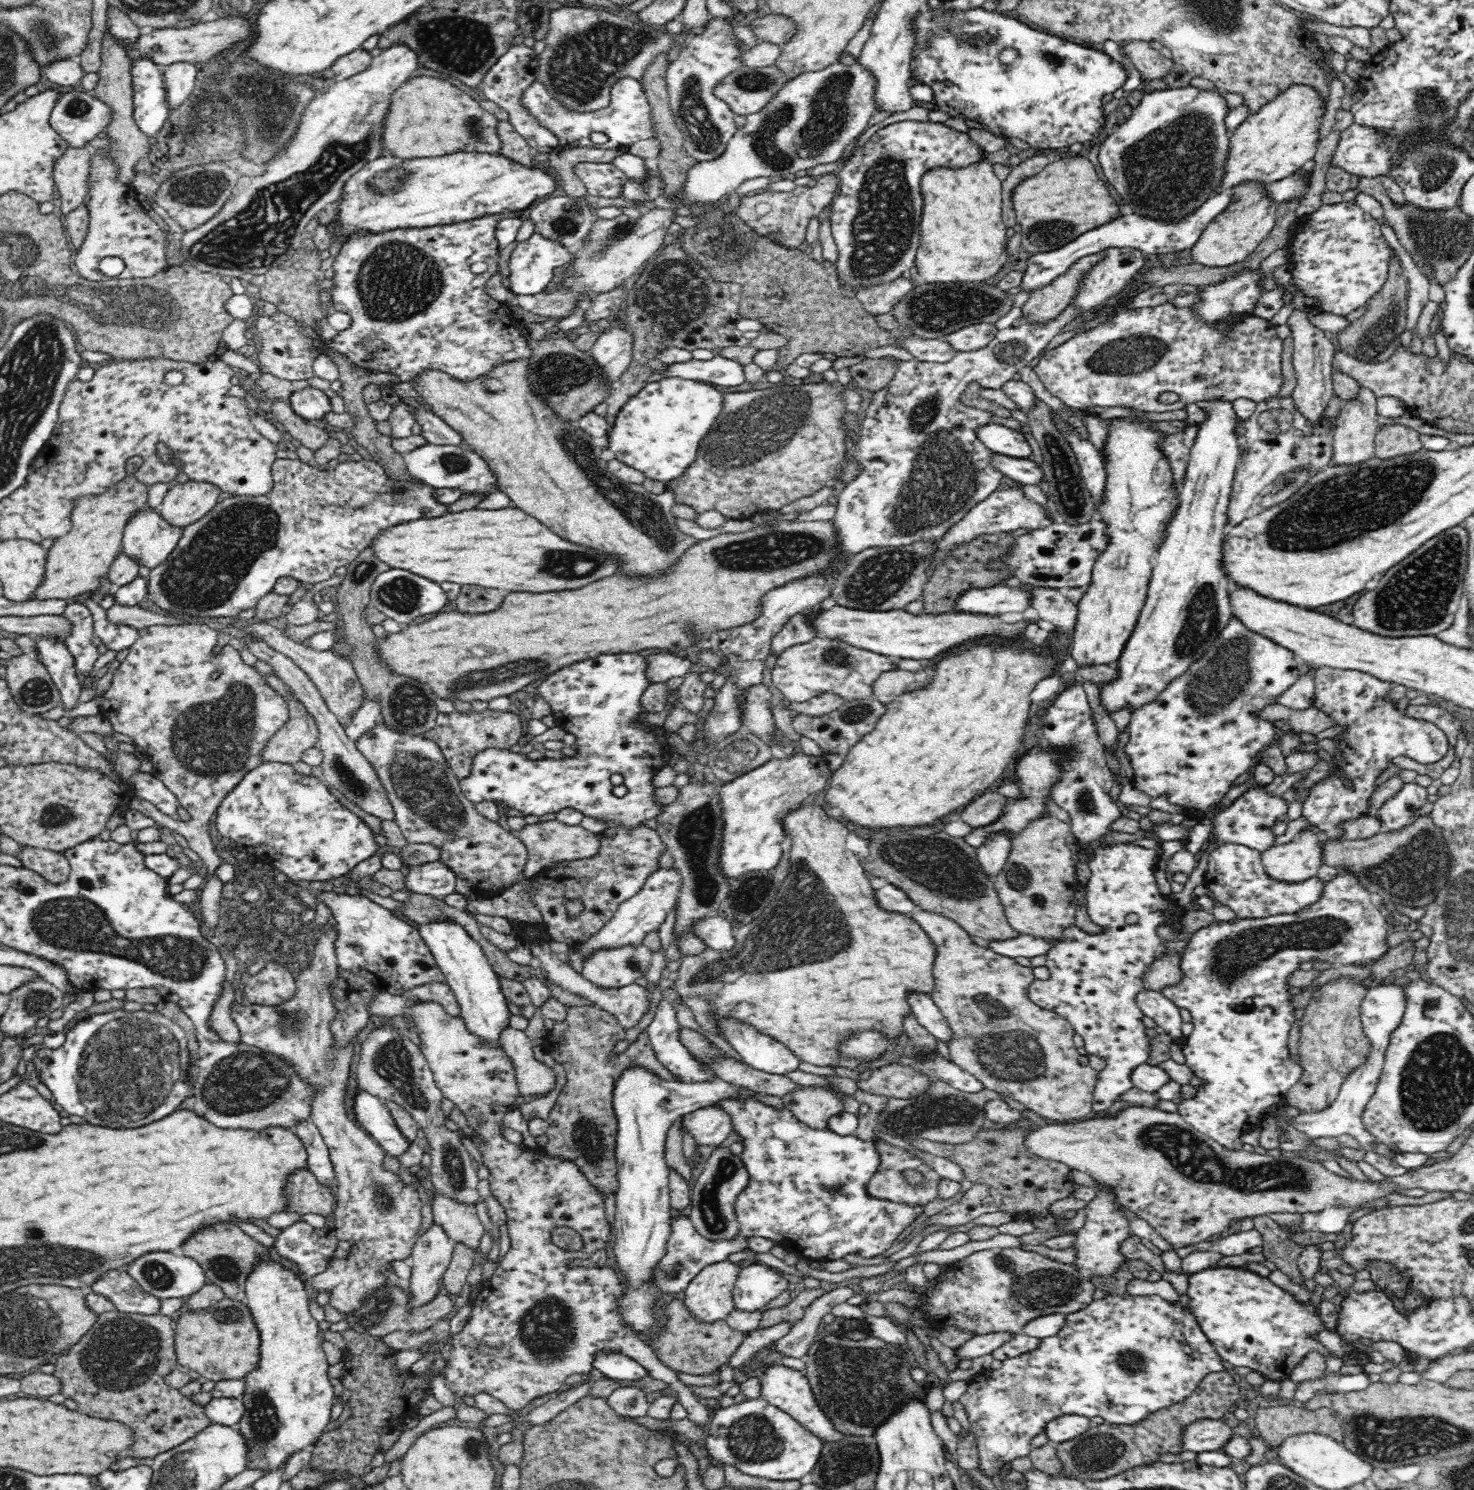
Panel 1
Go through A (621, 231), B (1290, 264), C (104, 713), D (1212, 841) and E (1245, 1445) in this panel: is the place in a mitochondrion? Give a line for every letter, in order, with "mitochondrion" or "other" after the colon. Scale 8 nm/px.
A: mitochondrion
B: other
C: other
D: other
E: other

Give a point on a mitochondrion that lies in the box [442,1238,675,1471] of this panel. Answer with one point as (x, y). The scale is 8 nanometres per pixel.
(548, 1327)

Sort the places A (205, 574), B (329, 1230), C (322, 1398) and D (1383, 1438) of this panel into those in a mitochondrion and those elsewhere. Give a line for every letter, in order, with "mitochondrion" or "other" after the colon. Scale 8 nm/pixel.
A: mitochondrion
B: other
C: other
D: mitochondrion

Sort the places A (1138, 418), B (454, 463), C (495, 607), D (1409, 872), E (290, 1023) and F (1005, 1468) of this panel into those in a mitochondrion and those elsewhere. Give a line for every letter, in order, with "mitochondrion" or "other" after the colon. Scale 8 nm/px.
A: other
B: mitochondrion
C: other
D: mitochondrion
E: mitochondrion
F: other

